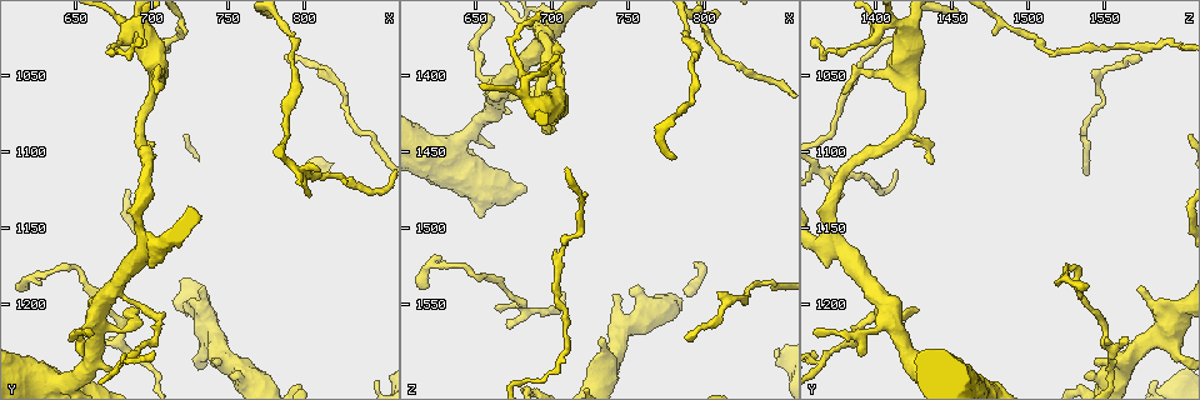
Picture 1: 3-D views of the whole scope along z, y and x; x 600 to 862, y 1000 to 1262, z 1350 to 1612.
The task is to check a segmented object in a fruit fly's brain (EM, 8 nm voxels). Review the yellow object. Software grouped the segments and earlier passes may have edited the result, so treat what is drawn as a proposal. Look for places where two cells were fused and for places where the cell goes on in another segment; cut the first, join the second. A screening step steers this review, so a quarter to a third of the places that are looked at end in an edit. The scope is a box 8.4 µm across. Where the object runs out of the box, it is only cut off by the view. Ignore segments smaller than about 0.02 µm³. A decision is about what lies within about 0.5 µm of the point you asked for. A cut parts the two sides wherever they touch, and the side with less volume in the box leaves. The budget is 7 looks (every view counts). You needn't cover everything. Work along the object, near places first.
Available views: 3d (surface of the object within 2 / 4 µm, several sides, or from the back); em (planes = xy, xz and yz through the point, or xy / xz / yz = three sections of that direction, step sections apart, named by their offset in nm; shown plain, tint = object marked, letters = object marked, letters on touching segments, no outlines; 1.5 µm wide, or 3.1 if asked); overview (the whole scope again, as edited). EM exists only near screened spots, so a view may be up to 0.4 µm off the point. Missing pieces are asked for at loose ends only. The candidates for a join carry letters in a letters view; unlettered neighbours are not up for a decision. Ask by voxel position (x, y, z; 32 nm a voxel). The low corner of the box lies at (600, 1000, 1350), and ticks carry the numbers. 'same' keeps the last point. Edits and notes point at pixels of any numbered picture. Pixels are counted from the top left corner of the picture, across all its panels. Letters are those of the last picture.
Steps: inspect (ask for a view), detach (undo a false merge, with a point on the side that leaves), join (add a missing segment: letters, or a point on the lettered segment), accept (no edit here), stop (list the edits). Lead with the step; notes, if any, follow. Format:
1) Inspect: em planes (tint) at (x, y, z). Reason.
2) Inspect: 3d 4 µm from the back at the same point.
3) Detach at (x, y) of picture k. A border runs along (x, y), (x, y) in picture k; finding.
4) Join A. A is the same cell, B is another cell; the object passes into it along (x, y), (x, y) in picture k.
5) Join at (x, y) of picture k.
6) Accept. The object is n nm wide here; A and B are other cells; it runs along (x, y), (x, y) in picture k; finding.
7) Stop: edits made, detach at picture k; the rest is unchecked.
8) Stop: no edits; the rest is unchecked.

Inspect: em planes (tint) at (734, 1188, 1572). Free end.

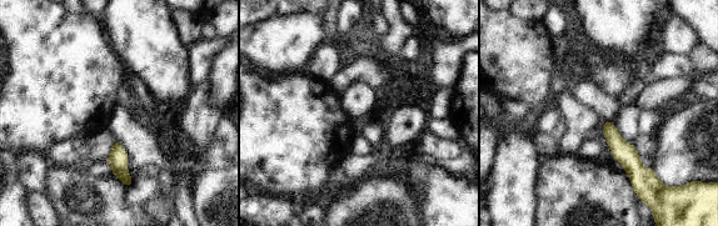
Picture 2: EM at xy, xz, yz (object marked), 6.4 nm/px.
Inspect: em planes (letters) at the same point.

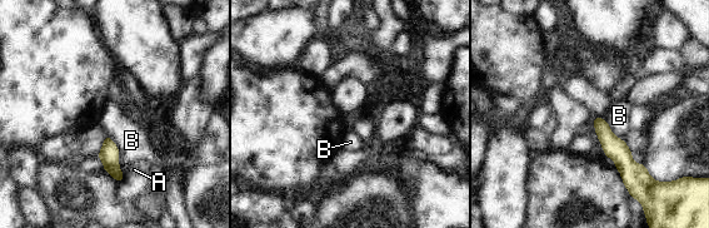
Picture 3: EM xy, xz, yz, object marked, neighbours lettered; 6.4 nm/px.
Accept. The longest contact is with B, 300 nm; A and B are other cells; a border runs along (105, 134), (116, 145), (124, 174) in picture 3; none of them fits.

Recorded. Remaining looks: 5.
Inspect: em yz step 8 (tint) at (662, 1212, 1412).

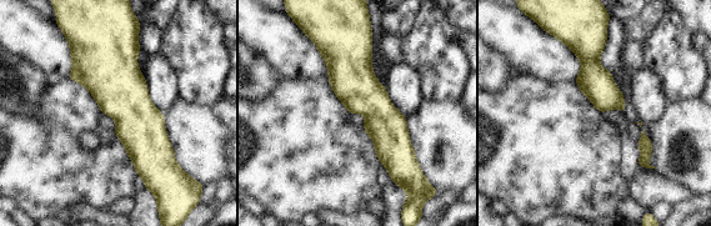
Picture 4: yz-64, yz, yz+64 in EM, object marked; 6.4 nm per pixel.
Inspect: em planes (letters) at the same point. Cut it another way.

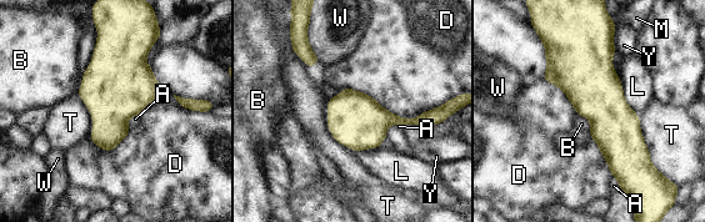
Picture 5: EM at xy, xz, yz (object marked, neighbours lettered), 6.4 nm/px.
Accept. The object is 420 nm wide here; A, B, D, L, M, T, W and Y are other cells; a border runs along (616, 74), (624, 100), (636, 114) in picture 5; all the same cell.

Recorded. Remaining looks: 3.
Inspect: em planes (letters) at (696, 1030, 1390). Free end.

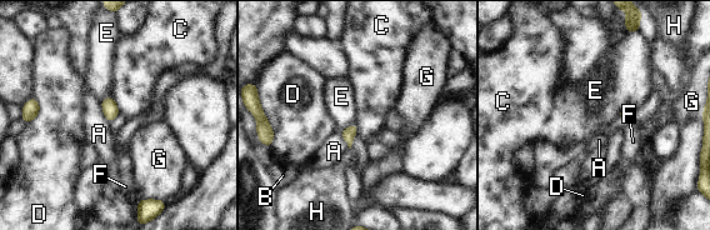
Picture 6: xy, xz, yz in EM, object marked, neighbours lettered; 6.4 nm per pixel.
Accept. A, B, C, D, E, F, G and H are other cells; a border runs along (356, 123), (340, 131) in picture 6; no lettered segment goes on from it.

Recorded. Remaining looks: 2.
Stop: no edits; the rest is unchecked.

